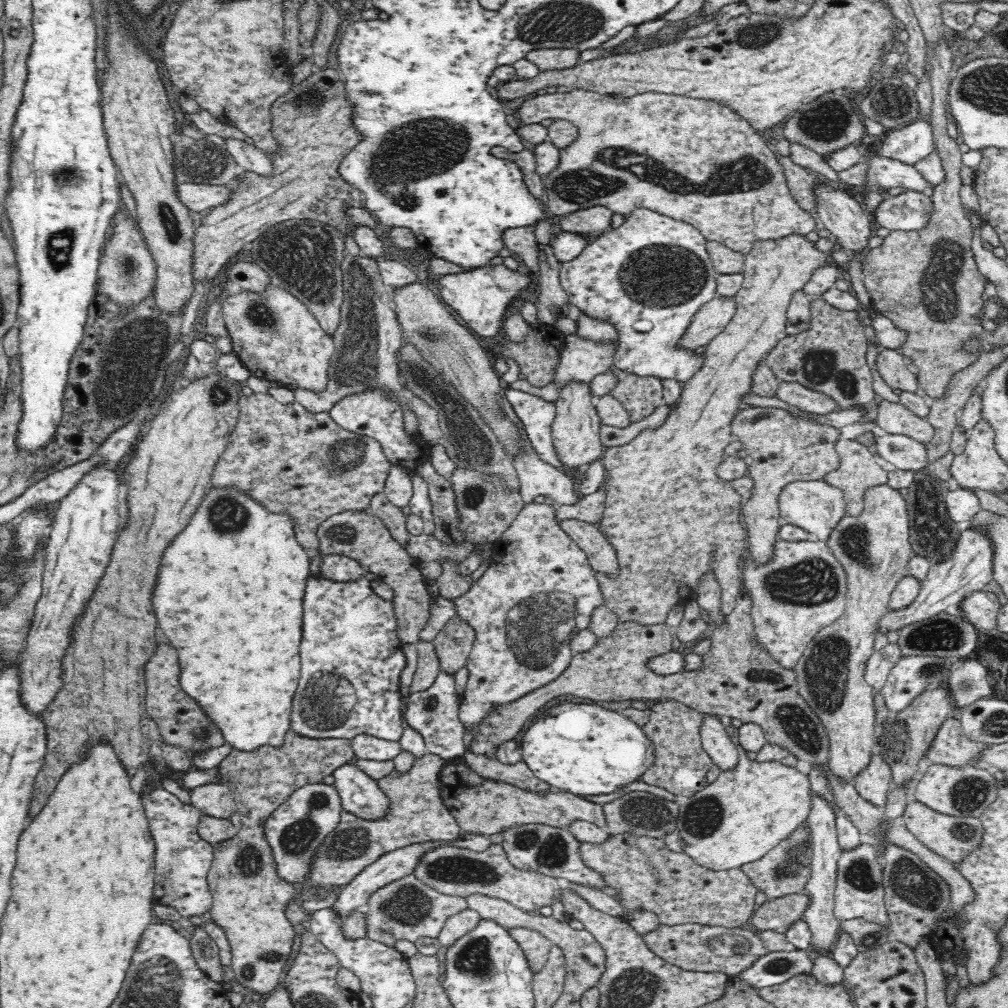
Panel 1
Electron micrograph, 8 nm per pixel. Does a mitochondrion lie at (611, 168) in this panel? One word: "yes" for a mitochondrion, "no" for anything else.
yes

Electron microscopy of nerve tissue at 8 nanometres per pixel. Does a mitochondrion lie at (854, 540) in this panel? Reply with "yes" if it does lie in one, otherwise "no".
yes

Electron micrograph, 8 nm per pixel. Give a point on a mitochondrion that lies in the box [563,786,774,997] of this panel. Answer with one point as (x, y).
(644, 812)

